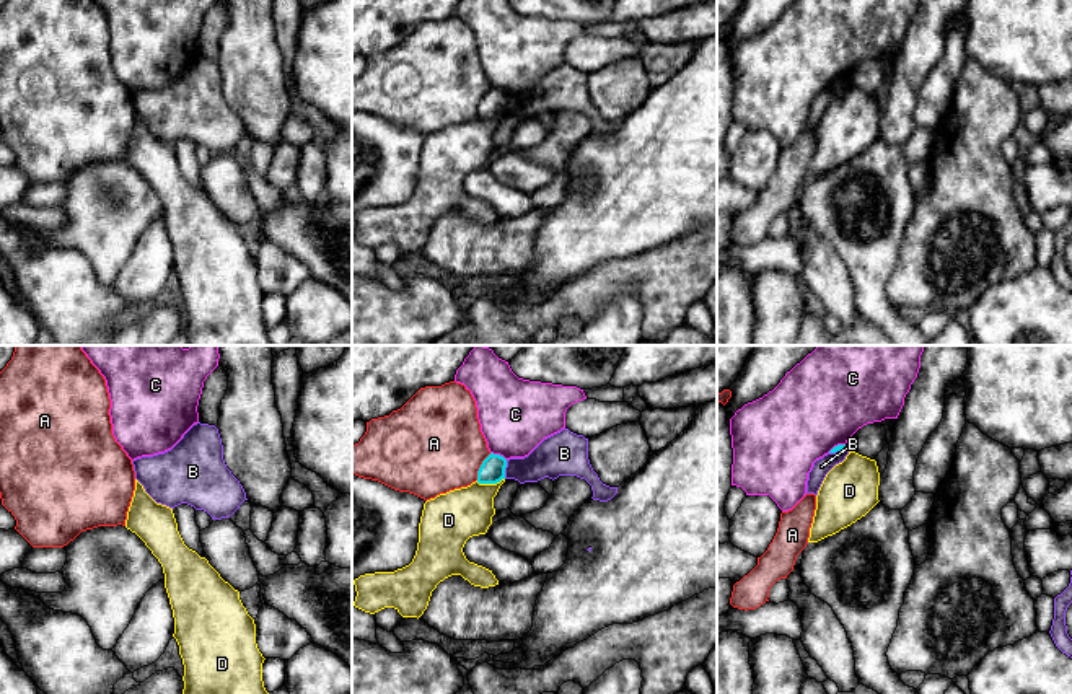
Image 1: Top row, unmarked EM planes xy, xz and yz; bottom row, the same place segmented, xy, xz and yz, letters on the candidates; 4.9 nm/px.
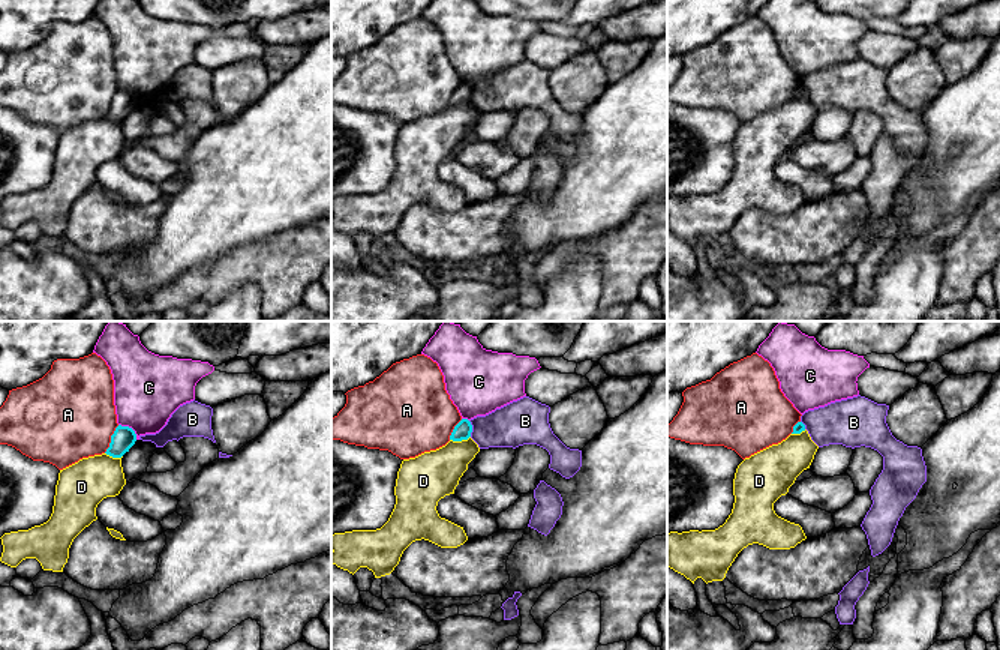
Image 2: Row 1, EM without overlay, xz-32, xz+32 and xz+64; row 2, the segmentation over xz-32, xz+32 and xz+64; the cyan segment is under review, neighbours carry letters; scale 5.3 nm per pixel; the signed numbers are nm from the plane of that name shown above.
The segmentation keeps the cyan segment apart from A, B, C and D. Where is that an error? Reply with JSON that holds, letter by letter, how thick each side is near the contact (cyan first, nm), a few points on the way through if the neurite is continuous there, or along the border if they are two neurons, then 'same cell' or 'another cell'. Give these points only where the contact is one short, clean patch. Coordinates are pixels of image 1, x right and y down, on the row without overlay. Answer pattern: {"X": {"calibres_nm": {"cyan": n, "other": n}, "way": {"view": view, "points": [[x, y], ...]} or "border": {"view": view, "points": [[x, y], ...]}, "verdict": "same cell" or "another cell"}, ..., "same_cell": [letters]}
{"A": {"calibres_nm": {"cyan": 130, "other": 480}, "verdict": "another cell"}, "B": {"calibres_nm": {"cyan": 130, "other": 190}, "border": {"view": "xz", "points": [[507, 95], [504, 113]]}, "verdict": "another cell"}, "C": {"calibres_nm": {"cyan": 130, "other": 360}, "verdict": "another cell"}, "D": {"calibres_nm": {"cyan": 130, "other": 260}, "verdict": "another cell"}, "same_cell": []}

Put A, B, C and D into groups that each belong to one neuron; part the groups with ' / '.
A / B / C / D

